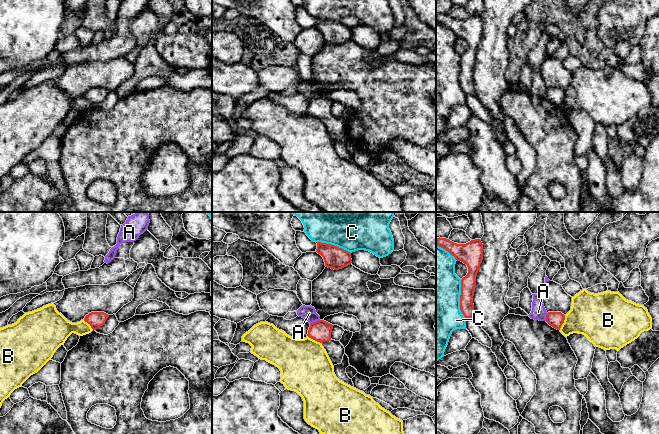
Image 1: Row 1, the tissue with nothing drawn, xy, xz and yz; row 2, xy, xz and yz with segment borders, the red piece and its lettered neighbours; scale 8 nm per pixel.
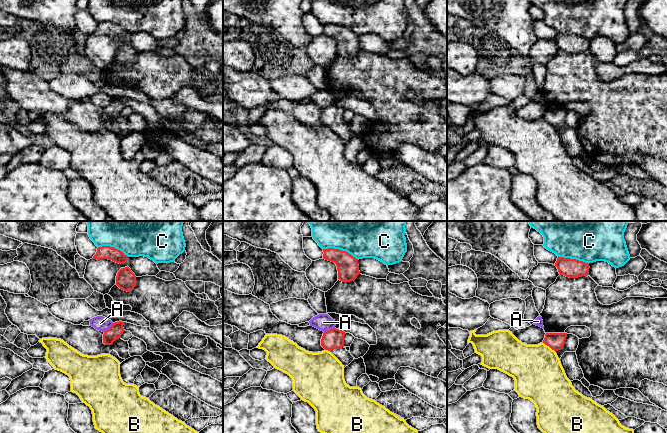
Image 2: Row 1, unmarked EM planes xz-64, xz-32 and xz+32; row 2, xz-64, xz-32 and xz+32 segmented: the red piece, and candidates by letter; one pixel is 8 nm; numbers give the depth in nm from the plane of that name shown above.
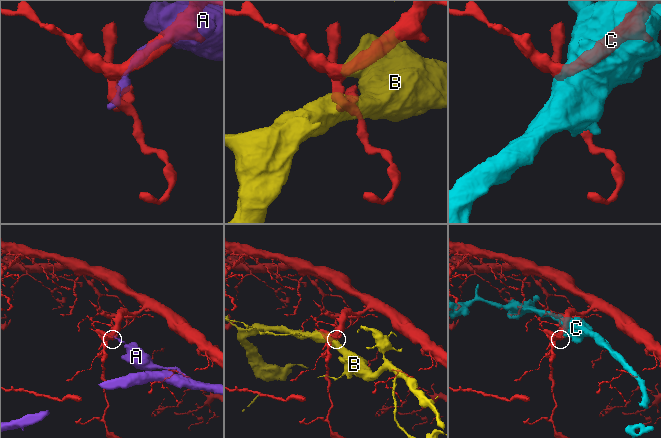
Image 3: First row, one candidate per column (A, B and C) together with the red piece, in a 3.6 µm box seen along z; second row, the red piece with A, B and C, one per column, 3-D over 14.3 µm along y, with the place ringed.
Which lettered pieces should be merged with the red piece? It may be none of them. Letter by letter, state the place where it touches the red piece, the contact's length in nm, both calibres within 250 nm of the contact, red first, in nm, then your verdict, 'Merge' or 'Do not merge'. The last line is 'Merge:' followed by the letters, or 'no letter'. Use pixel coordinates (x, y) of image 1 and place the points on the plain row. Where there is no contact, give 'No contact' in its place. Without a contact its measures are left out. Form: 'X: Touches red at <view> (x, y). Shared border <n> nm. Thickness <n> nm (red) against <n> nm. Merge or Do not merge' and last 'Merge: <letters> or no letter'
A: Touches red at xz (314, 98). Shared border 90 nm. Thickness 170 nm (red) against 110 nm. Do not merge
B: Touches red at xz (314, 115). Shared border 140 nm. Thickness 170 nm (red) against 400 nm. Do not merge
C: Touches red at yz (460, 75). Shared border 320 nm. Thickness 130 nm (red) against 400 nm. Do not merge
Merge: no letter

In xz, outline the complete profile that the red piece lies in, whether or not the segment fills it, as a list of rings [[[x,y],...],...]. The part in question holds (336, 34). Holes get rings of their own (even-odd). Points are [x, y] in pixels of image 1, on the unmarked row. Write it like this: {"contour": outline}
{"contour": [[[316,19],[316,28],[323,33],[326,43],[339,46],[352,39],[350,28],[331,20]]]}

